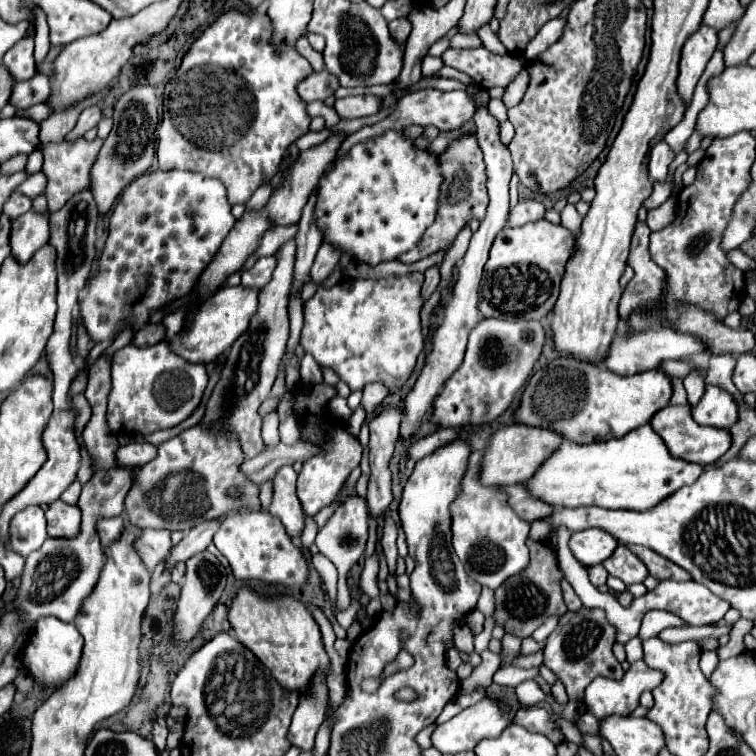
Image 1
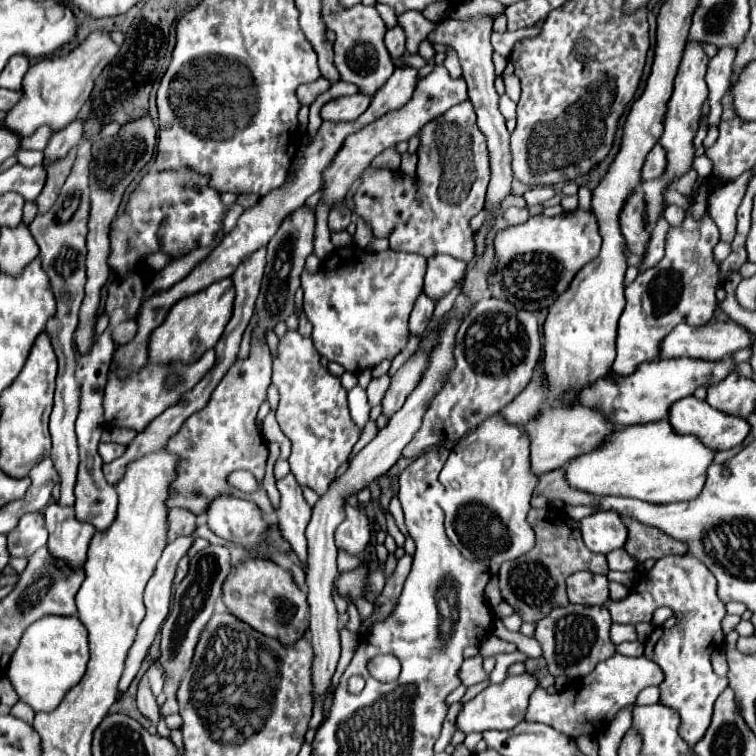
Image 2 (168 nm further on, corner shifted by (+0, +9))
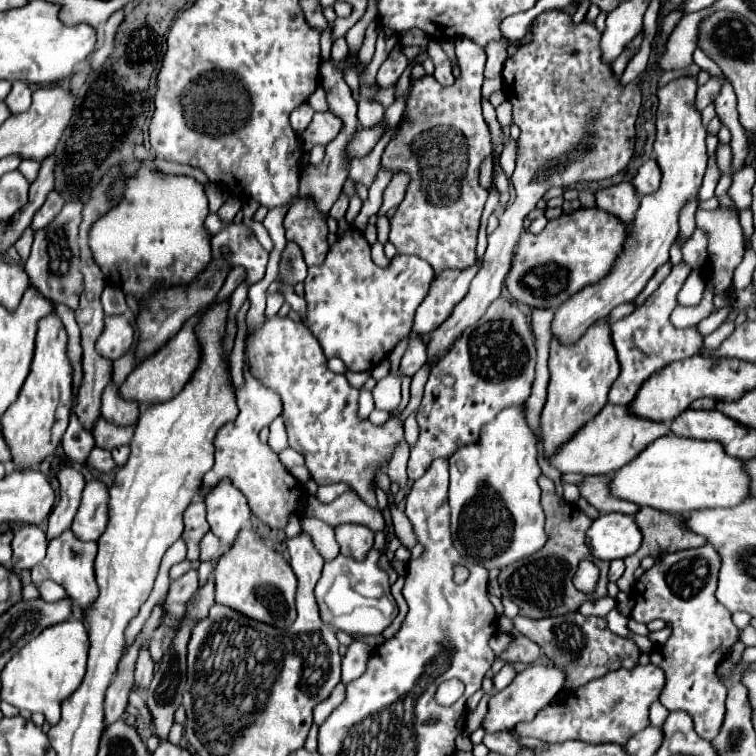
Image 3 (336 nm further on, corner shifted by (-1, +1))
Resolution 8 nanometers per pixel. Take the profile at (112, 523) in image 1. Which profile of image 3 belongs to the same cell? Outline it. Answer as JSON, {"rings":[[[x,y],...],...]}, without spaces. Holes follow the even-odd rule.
{"rings":[[[99,479],[87,481],[83,489],[81,507],[71,525],[71,531],[75,533],[77,539],[97,541],[103,535],[107,527],[107,503],[109,503],[107,485]]]}

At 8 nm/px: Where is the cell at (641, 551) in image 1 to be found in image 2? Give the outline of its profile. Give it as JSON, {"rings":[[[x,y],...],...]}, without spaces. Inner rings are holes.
{"rings":[[[624,517],[624,525],[628,527],[628,539],[624,549],[638,559],[638,563],[646,559],[662,559],[668,555],[684,555],[686,545],[666,537],[662,531],[642,525],[630,517]]]}

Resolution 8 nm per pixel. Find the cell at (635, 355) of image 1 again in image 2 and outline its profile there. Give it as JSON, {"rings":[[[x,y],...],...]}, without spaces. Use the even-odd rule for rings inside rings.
{"rings":[[[734,321],[708,323],[708,325],[700,325],[700,327],[676,325],[676,329],[672,329],[666,339],[662,339],[662,345],[660,345],[662,353],[658,353],[656,359],[690,357],[690,359],[704,359],[704,361],[720,361],[722,357],[730,357],[734,351],[744,349],[748,345],[750,345],[748,331],[742,325],[734,323]]]}

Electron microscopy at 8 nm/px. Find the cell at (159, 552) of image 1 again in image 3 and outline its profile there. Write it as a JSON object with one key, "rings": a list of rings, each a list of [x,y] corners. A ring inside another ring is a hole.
{"rings":[[[193,501],[185,511],[185,531],[183,539],[187,541],[187,559],[199,561],[199,541],[209,531],[209,523],[205,519],[205,501]]]}

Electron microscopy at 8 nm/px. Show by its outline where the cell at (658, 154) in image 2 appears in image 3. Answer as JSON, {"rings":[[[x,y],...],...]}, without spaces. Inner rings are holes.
{"rings":[[[651,157],[647,163],[639,167],[639,173],[635,175],[633,185],[637,189],[637,195],[643,197],[649,193],[655,193],[659,189],[659,183],[661,183],[661,171],[659,171],[655,157]]]}

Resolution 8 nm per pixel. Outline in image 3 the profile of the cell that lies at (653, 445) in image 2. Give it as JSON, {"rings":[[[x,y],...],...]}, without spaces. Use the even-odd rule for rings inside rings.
{"rings":[[[671,433],[653,441],[639,457],[619,469],[611,479],[611,493],[641,507],[687,515],[699,509],[735,507],[749,497],[749,485],[745,463],[729,457],[719,441],[681,439]]]}

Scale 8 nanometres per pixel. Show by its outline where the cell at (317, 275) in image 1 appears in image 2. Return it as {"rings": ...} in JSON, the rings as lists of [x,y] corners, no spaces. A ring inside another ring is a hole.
{"rings":[[[338,205],[328,215],[328,227],[330,231],[346,231],[346,227],[352,223],[352,213],[346,205]]]}

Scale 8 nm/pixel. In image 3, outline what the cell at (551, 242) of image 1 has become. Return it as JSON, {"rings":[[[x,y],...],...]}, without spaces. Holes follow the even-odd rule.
{"rings":[[[597,207],[561,215],[549,221],[537,235],[523,233],[507,277],[507,289],[519,303],[555,311],[563,301],[583,287],[599,283],[613,269],[623,251],[625,239],[627,225],[619,217]]]}

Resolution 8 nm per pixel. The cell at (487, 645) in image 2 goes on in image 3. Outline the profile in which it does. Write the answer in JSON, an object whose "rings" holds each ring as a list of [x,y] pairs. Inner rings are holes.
{"rings":[[[513,629],[511,634],[511,643],[499,655],[499,659],[503,659],[505,663],[517,663],[517,661],[521,661],[521,663],[535,663],[541,657],[539,645],[535,645],[531,639],[523,637],[523,633],[516,629]]]}

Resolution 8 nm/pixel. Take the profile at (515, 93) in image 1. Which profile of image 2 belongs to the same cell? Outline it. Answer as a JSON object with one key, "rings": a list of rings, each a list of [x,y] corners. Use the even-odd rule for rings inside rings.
{"rings":[[[514,73],[504,75],[504,85],[506,85],[506,95],[508,95],[514,103],[518,103],[518,99],[520,99],[520,79],[514,77]]]}

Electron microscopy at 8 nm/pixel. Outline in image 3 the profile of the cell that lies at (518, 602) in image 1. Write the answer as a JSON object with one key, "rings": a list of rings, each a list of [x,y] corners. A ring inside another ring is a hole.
{"rings":[[[541,475],[539,477],[539,487],[543,491],[541,505],[543,505],[543,511],[545,511],[545,517],[547,517],[545,531],[547,531],[549,539],[531,557],[523,557],[517,563],[511,563],[511,565],[503,567],[501,573],[499,573],[499,585],[501,585],[503,597],[517,603],[519,615],[525,615],[525,617],[531,617],[531,619],[565,615],[569,611],[577,611],[583,605],[583,601],[587,601],[587,599],[595,601],[595,599],[607,597],[607,571],[609,571],[609,563],[593,557],[593,553],[589,551],[589,547],[585,543],[585,539],[587,539],[585,533],[591,527],[593,519],[587,517],[583,511],[577,511],[577,507],[573,503],[559,497],[557,491],[555,491],[555,483],[549,477]],[[581,559],[589,559],[601,569],[597,589],[595,589],[595,593],[589,593],[589,595],[577,591],[571,583],[571,577],[575,575],[577,565],[579,565]]]}

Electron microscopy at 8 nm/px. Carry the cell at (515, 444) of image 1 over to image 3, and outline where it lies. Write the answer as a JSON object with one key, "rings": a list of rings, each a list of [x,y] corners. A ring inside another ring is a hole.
{"rings":[[[605,405],[599,415],[589,421],[571,441],[567,441],[559,453],[551,459],[551,465],[561,473],[585,473],[585,475],[603,475],[621,469],[631,463],[647,445],[655,439],[669,435],[665,423],[655,423],[651,419],[641,419],[629,413],[627,405]]]}

